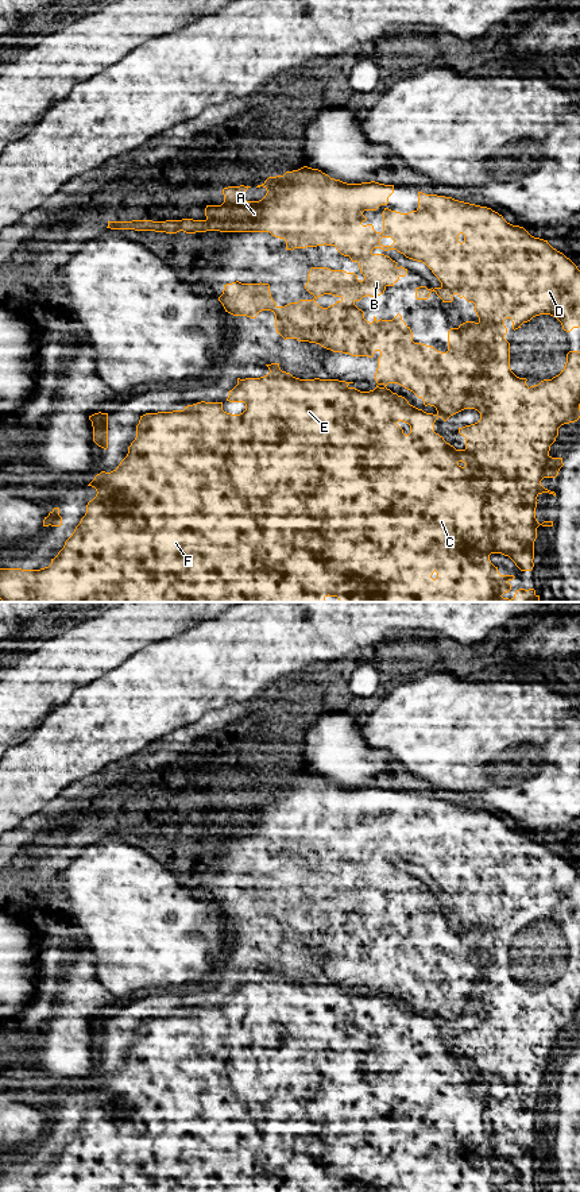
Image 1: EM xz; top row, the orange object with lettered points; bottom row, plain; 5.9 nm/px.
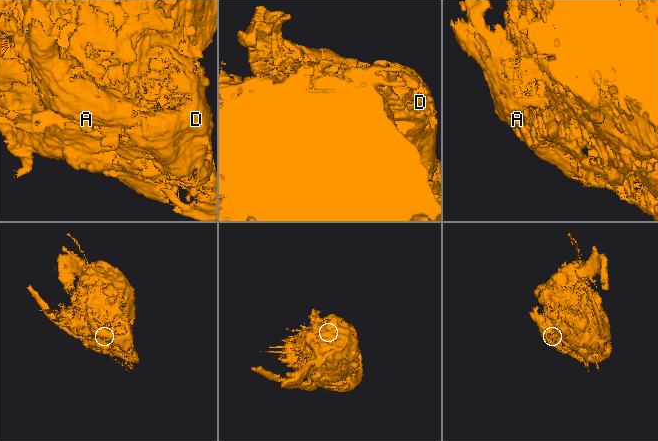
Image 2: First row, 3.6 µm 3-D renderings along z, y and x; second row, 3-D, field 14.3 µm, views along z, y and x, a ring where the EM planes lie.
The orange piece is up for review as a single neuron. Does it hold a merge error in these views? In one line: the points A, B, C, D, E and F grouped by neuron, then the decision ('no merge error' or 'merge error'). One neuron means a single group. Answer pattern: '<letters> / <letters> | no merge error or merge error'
A B C D E F | no merge error

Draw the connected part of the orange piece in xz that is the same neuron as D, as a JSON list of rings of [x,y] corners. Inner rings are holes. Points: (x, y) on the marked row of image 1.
[[[303,166],[298,170],[286,171],[283,175],[268,177],[262,185],[258,185],[256,188],[260,188],[260,186],[263,186],[267,190],[267,193],[259,201],[247,201],[244,198],[244,192],[251,186],[240,185],[240,186],[224,188],[223,189],[224,202],[221,205],[206,205],[206,208],[205,208],[206,219],[205,220],[182,219],[182,220],[166,220],[166,221],[152,221],[152,220],[108,221],[107,228],[155,231],[155,232],[166,232],[166,234],[177,234],[179,231],[183,231],[186,234],[206,232],[206,231],[270,232],[272,236],[283,239],[286,242],[286,250],[291,250],[291,251],[294,248],[317,247],[317,246],[324,246],[324,244],[335,246],[336,250],[341,255],[349,256],[352,262],[359,263],[360,273],[364,275],[363,281],[359,281],[357,275],[355,273],[347,273],[344,270],[330,270],[328,267],[312,267],[309,274],[308,274],[308,282],[305,285],[305,289],[310,294],[314,296],[313,300],[299,300],[298,302],[290,302],[285,306],[278,306],[271,297],[268,283],[262,283],[262,282],[260,283],[241,283],[241,282],[236,281],[236,282],[224,285],[224,290],[223,290],[223,294],[219,297],[219,301],[223,304],[225,312],[228,312],[233,316],[247,316],[247,317],[255,319],[262,310],[271,310],[275,315],[277,333],[279,333],[285,340],[286,339],[297,339],[298,342],[316,343],[316,344],[320,344],[321,347],[330,350],[333,352],[349,354],[352,356],[372,358],[374,354],[376,351],[379,351],[380,356],[378,358],[378,369],[375,373],[375,381],[378,383],[376,387],[374,390],[370,390],[370,391],[360,391],[355,387],[348,386],[349,383],[353,383],[353,382],[345,382],[345,381],[339,381],[339,379],[320,379],[320,378],[299,379],[299,378],[293,377],[290,373],[282,371],[279,367],[279,363],[271,363],[271,364],[266,364],[270,370],[270,373],[267,375],[260,377],[260,378],[245,378],[245,379],[237,378],[237,385],[232,390],[228,391],[229,396],[228,396],[227,401],[245,404],[245,410],[240,414],[231,414],[231,413],[224,412],[223,402],[201,401],[201,402],[185,406],[183,410],[146,413],[146,414],[140,416],[139,424],[136,425],[136,437],[131,443],[131,445],[128,447],[127,456],[120,462],[120,464],[117,466],[116,470],[113,470],[111,472],[101,471],[88,485],[88,486],[94,487],[97,494],[92,501],[88,502],[85,516],[81,518],[80,524],[76,526],[71,536],[65,541],[63,548],[58,552],[58,555],[54,559],[51,559],[51,564],[49,567],[45,567],[40,570],[0,568],[0,599],[3,602],[325,602],[325,598],[329,595],[329,597],[337,597],[340,602],[540,602],[540,595],[535,594],[534,589],[529,589],[529,590],[519,589],[515,591],[515,594],[511,599],[503,598],[502,595],[511,590],[511,585],[509,582],[513,580],[515,576],[514,575],[500,575],[498,571],[498,567],[495,567],[491,563],[490,555],[491,553],[502,553],[504,556],[509,556],[521,571],[531,571],[534,567],[533,559],[534,559],[534,541],[537,539],[537,528],[540,525],[553,526],[553,521],[544,521],[542,524],[540,524],[537,521],[537,518],[535,518],[535,508],[537,508],[537,501],[538,501],[537,497],[542,493],[549,493],[549,494],[553,494],[556,497],[554,491],[550,491],[541,485],[541,481],[544,478],[556,478],[558,475],[560,468],[564,466],[562,458],[552,458],[549,455],[550,445],[556,441],[556,437],[558,436],[558,428],[561,425],[575,423],[580,418],[580,352],[579,351],[569,351],[567,354],[567,363],[558,375],[553,377],[552,379],[544,379],[538,385],[529,387],[526,385],[527,379],[517,377],[510,369],[510,343],[504,339],[504,335],[507,333],[504,320],[510,319],[513,321],[513,329],[515,331],[515,329],[521,328],[521,325],[523,323],[530,321],[535,316],[550,315],[561,323],[562,329],[567,332],[571,332],[573,328],[579,328],[580,327],[580,270],[577,269],[577,266],[569,258],[567,258],[562,252],[553,248],[548,243],[548,240],[534,238],[523,227],[513,225],[513,224],[507,223],[502,215],[492,211],[491,208],[459,201],[459,200],[455,200],[452,197],[437,196],[437,194],[425,194],[422,192],[418,192],[418,208],[415,211],[409,212],[409,213],[401,213],[397,211],[391,211],[386,207],[388,204],[388,197],[394,193],[394,185],[384,185],[384,184],[379,184],[375,181],[361,182],[361,184],[347,184],[347,182],[343,182],[340,180],[330,178],[328,174],[322,173],[318,169],[312,169],[308,166]],[[380,205],[386,207],[383,213],[382,213],[382,216],[383,216],[383,232],[382,234],[376,232],[374,229],[372,224],[367,224],[367,225],[361,224],[363,221],[367,220],[367,217],[363,215],[363,212],[364,211],[376,211]],[[374,248],[382,248],[384,251],[397,250],[398,252],[403,254],[409,259],[425,263],[432,270],[432,273],[441,282],[441,286],[434,288],[434,289],[433,288],[428,289],[426,286],[415,288],[415,298],[417,300],[428,300],[430,297],[430,293],[434,292],[442,300],[442,302],[452,302],[453,301],[452,296],[457,294],[460,298],[464,297],[468,302],[475,304],[473,309],[476,312],[476,316],[479,317],[479,321],[477,323],[465,321],[465,323],[460,324],[457,328],[451,328],[448,331],[448,351],[446,352],[437,351],[432,346],[426,346],[422,343],[414,343],[411,329],[410,329],[410,327],[406,325],[406,323],[402,320],[402,316],[399,313],[393,320],[382,320],[382,319],[378,320],[374,316],[372,323],[367,321],[364,319],[364,312],[361,309],[359,309],[355,305],[355,302],[360,301],[363,297],[367,297],[367,296],[378,297],[378,296],[383,294],[387,286],[394,286],[394,283],[398,282],[398,279],[401,277],[405,277],[407,274],[407,269],[405,269],[402,266],[398,267],[397,266],[398,263],[384,254],[374,254],[372,252]],[[324,294],[332,294],[335,297],[340,297],[341,300],[336,301],[333,305],[330,305],[328,308],[322,308],[316,302],[316,300]],[[388,383],[398,383],[398,385],[403,386],[405,389],[413,391],[418,398],[421,398],[424,401],[425,406],[428,406],[428,405],[434,406],[437,413],[436,414],[426,413],[422,409],[418,409],[418,408],[410,405],[405,397],[398,396],[397,393],[393,393],[390,389],[387,389],[386,386]],[[464,409],[477,410],[480,413],[480,420],[475,424],[459,428],[459,433],[465,437],[465,448],[456,450],[453,445],[446,443],[442,436],[440,436],[438,433],[434,432],[434,423],[438,417],[441,417],[444,421],[446,421],[451,416],[453,416]]]

